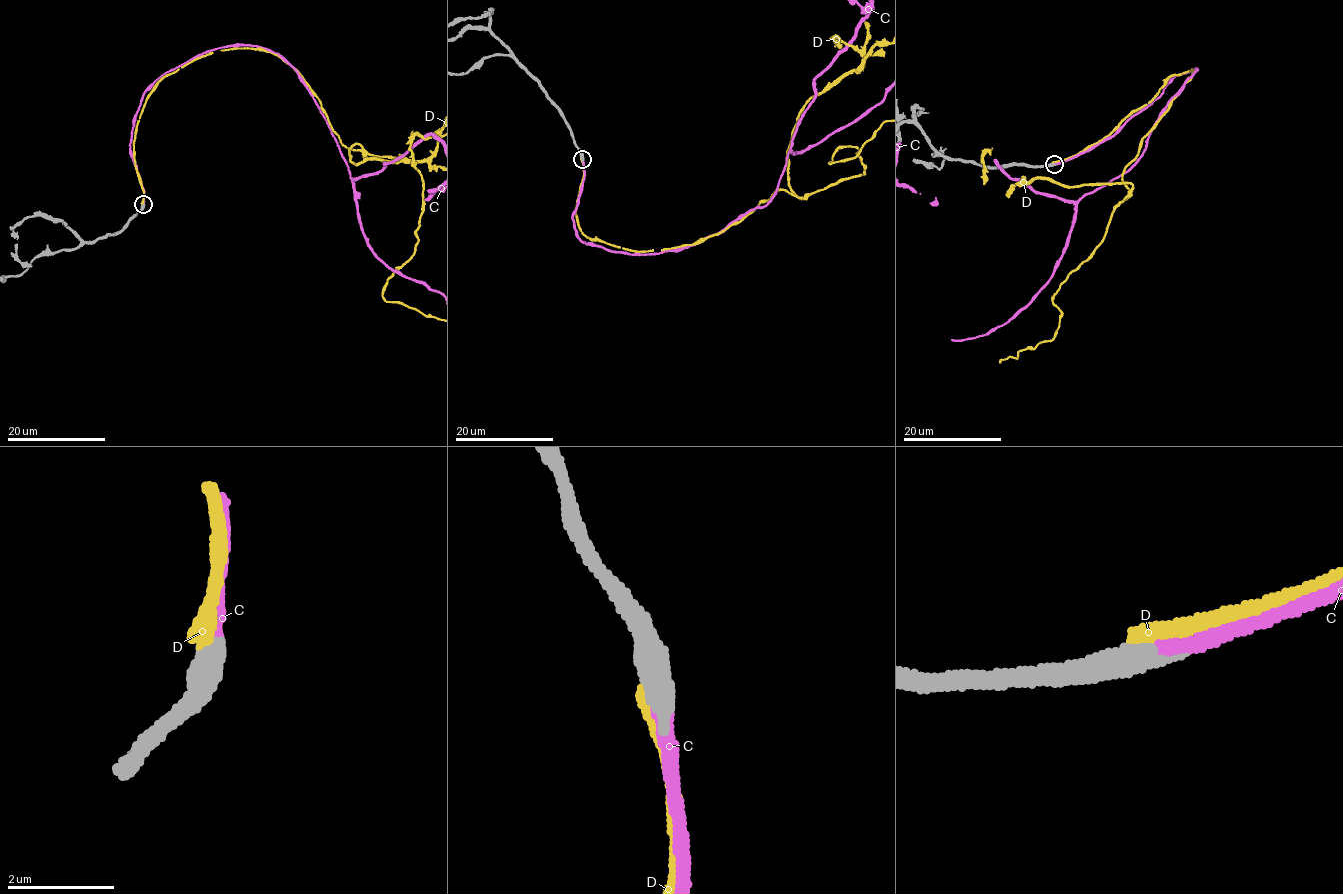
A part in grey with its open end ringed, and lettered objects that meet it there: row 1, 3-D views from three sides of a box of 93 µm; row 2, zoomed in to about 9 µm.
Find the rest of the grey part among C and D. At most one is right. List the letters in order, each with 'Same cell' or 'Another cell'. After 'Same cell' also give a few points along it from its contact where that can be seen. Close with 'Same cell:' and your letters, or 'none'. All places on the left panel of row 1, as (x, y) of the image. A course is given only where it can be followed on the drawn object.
C: Same cell. Its course: (143, 204), (142, 96), (225, 47), (296, 71), (354, 179), (432, 135), (437, 188), (408, 159)
D: Another cell
Same cell: C

